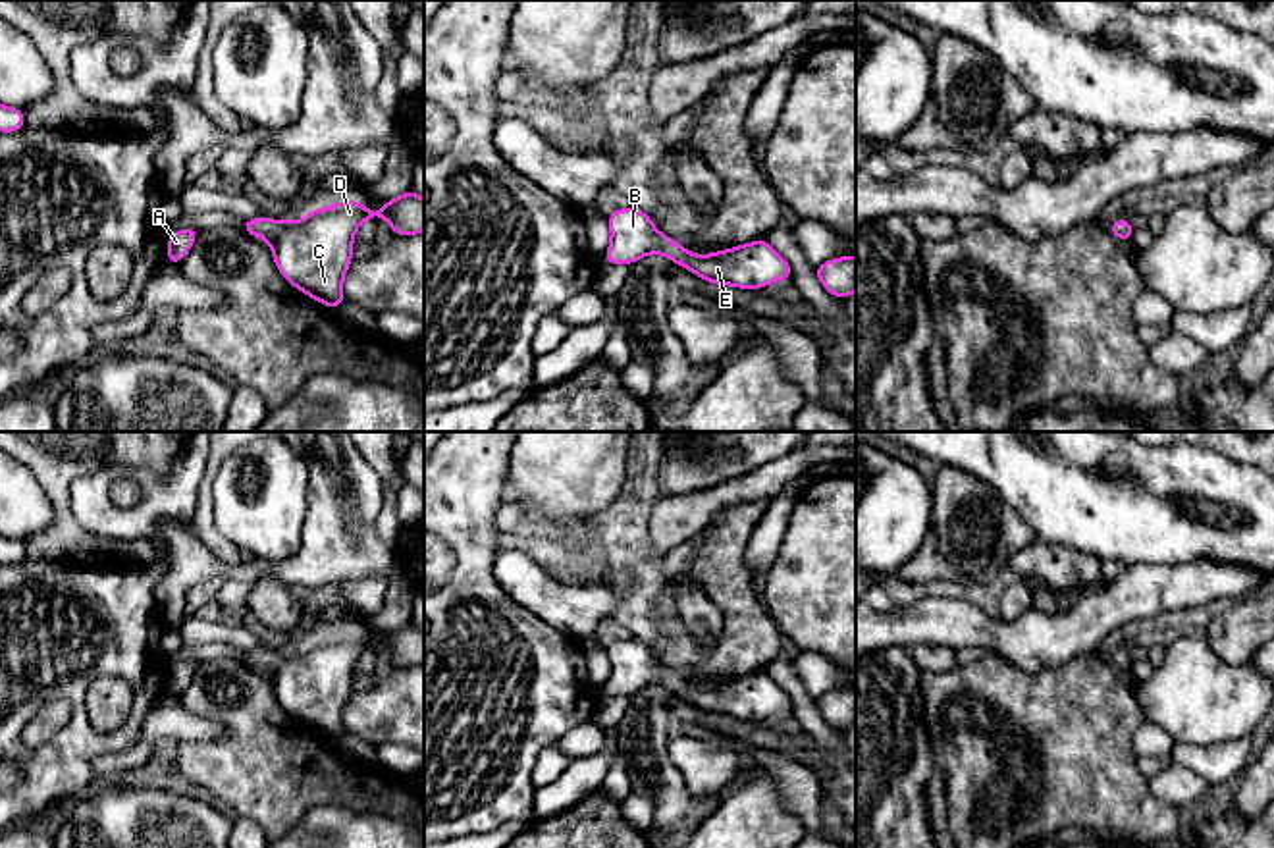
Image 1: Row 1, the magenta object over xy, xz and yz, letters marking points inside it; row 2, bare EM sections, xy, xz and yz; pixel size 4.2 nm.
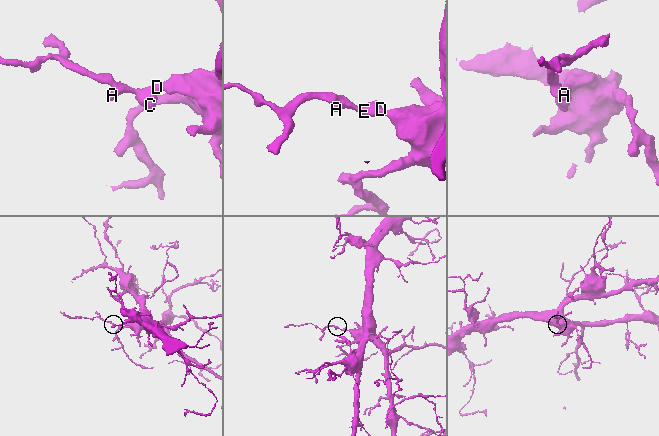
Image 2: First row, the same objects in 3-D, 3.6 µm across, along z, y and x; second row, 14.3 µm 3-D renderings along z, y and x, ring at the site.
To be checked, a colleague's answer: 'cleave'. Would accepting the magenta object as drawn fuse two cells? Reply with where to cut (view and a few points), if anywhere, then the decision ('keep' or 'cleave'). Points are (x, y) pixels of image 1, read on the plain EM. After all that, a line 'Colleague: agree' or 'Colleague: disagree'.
no cut | keep
Colleague: disagree

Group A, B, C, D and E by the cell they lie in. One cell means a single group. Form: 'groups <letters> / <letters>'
groups A B C D E

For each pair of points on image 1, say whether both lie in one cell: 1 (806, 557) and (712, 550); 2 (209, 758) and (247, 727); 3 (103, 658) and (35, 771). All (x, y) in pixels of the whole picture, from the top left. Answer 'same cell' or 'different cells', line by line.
1: different cells
2: same cell
3: same cell

